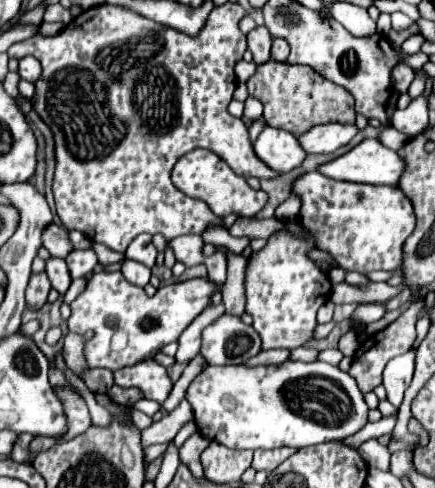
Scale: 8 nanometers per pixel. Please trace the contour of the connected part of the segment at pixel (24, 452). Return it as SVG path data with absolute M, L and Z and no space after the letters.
M19 434L17 442L13 444L13 450L11 450L11 458L15 462L27 462L29 460L29 442L31 442L31 434Z

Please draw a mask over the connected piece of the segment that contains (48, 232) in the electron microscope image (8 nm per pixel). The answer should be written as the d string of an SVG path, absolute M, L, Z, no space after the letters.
M49 224L49 228L43 230L41 240L43 240L43 246L49 250L49 254L57 258L65 258L73 250L67 238L67 230L57 224Z

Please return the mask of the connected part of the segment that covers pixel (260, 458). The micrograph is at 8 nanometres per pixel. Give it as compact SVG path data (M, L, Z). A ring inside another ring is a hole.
M275 448L275 450L255 450L253 468L273 472L283 460L287 460L295 448Z

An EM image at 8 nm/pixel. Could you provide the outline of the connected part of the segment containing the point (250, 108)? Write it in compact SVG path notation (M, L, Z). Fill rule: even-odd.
M247 98L247 100L245 100L245 118L247 118L249 122L259 120L259 118L261 118L261 112L263 112L263 106L261 106L257 100L253 100L253 98Z

